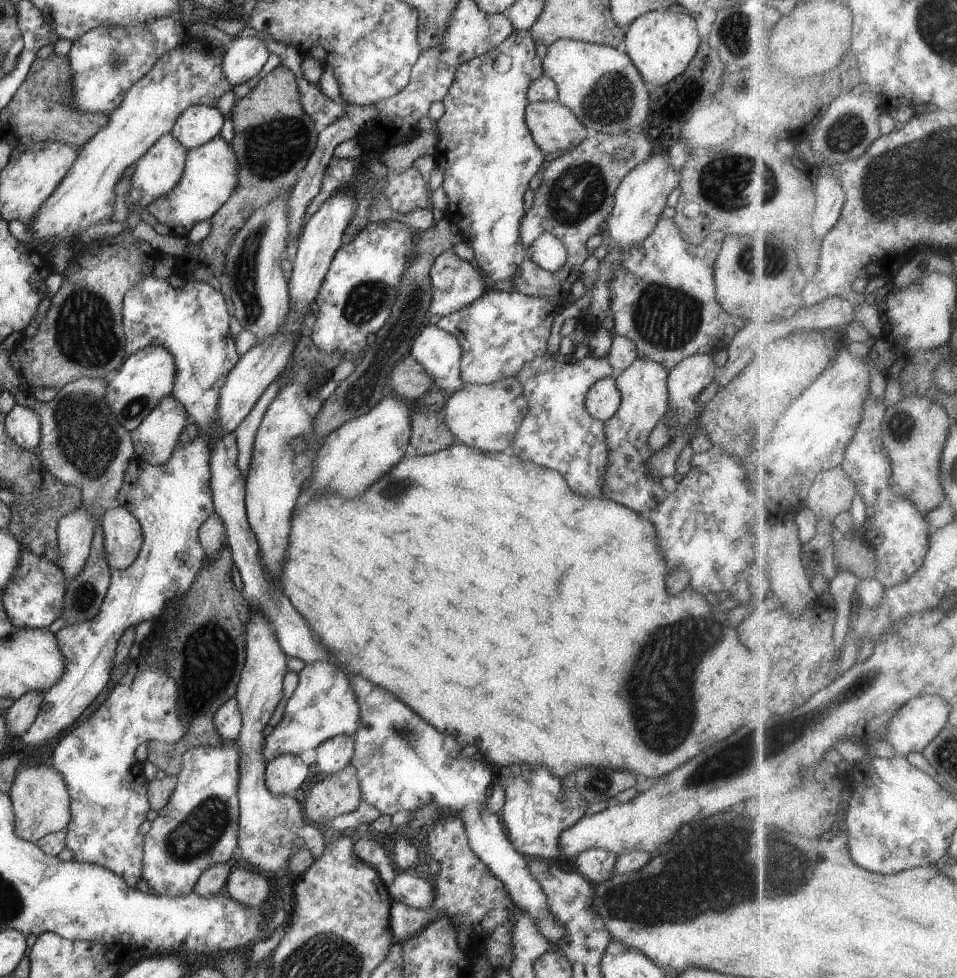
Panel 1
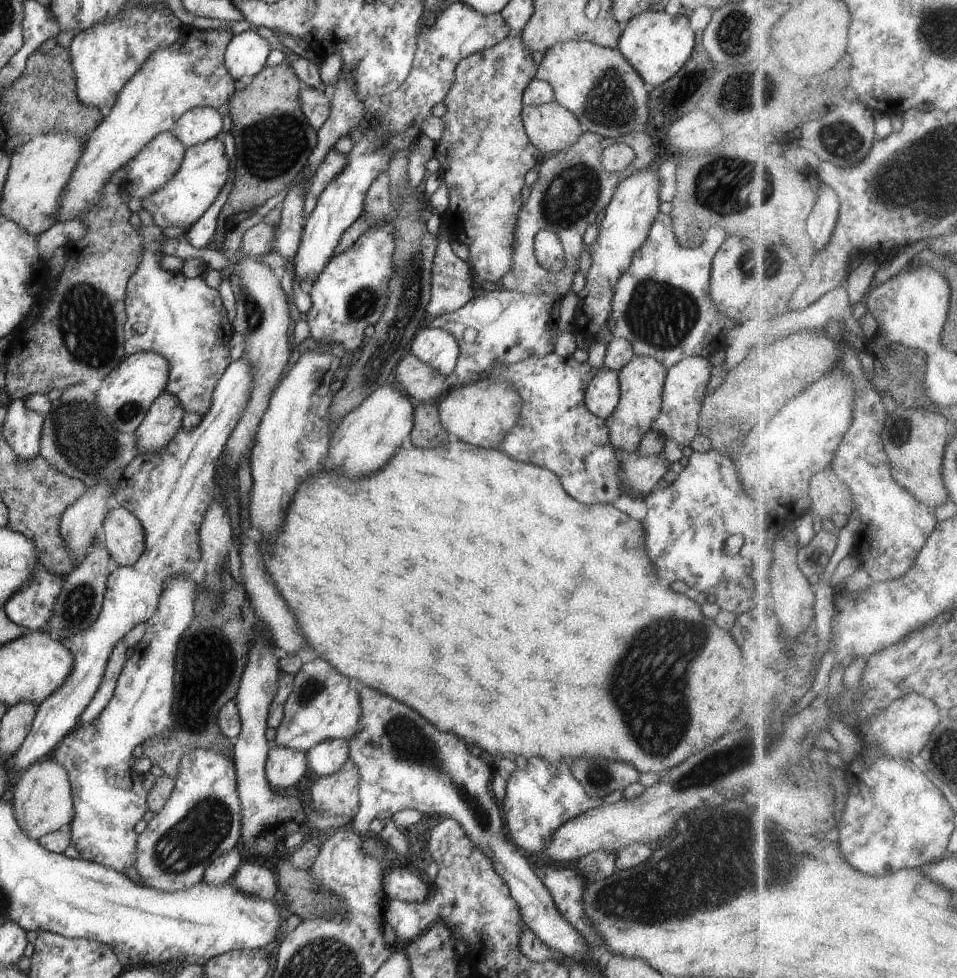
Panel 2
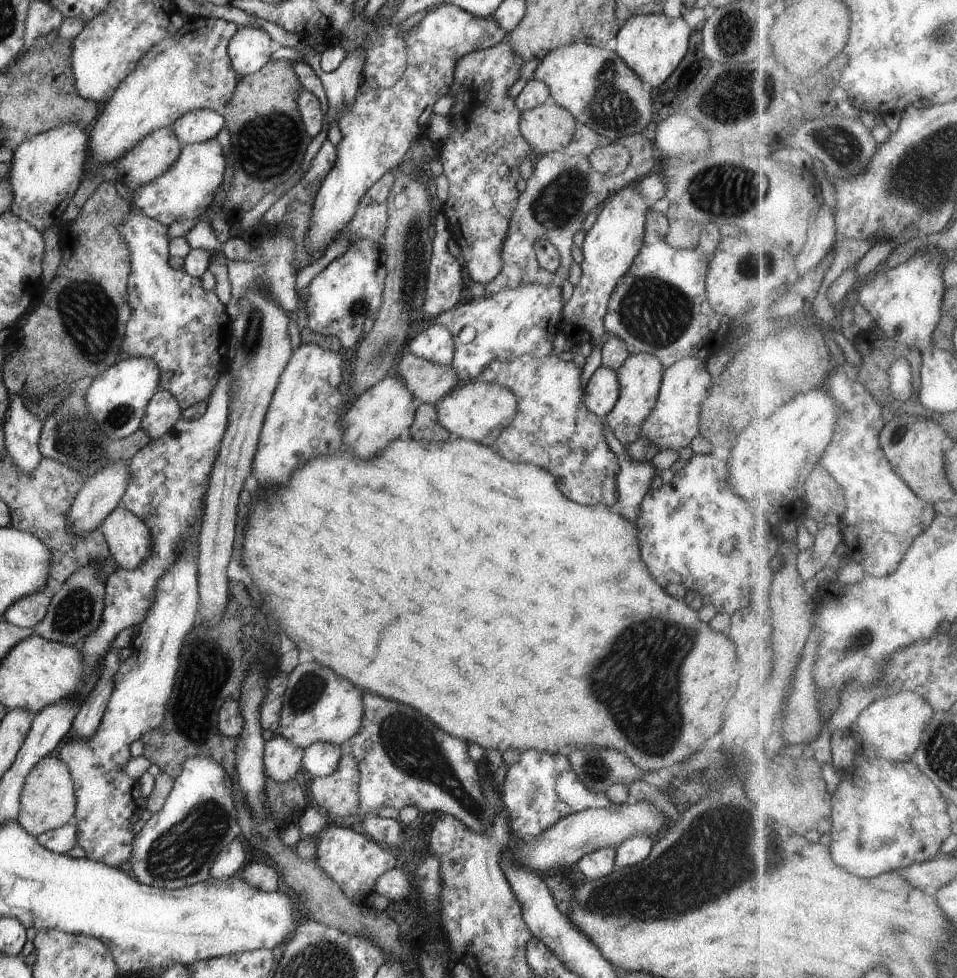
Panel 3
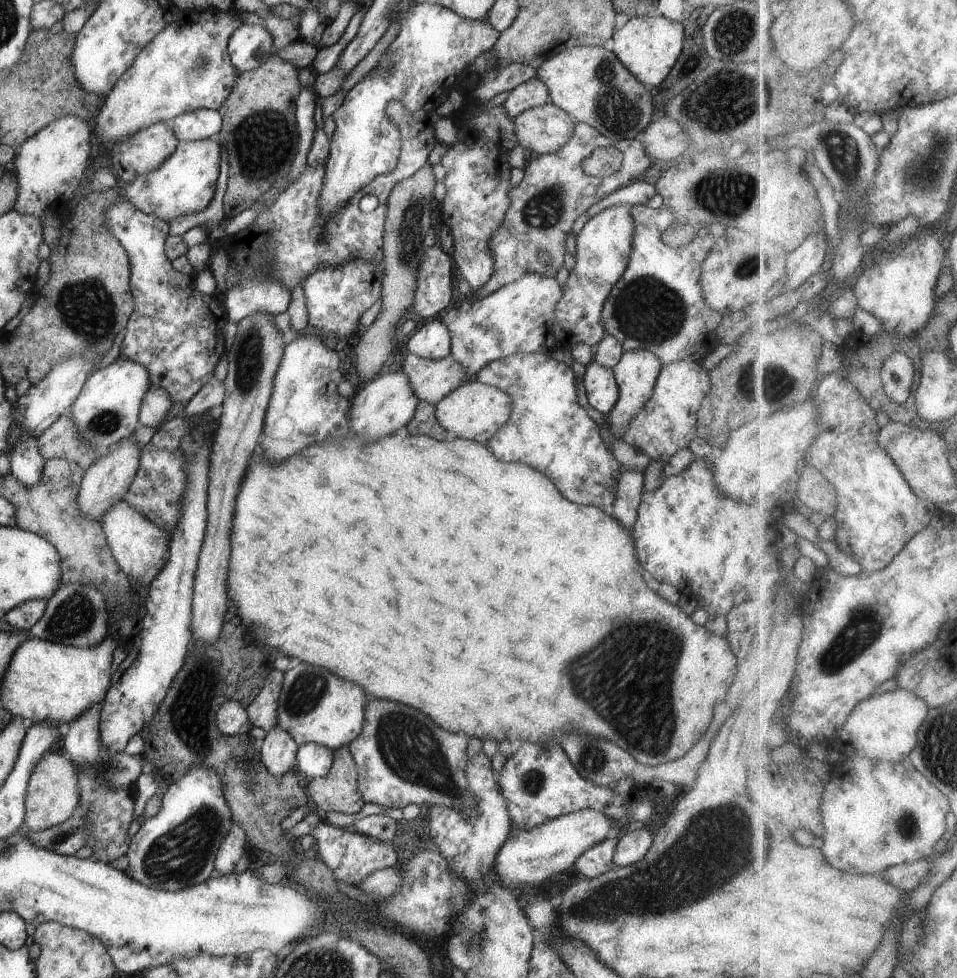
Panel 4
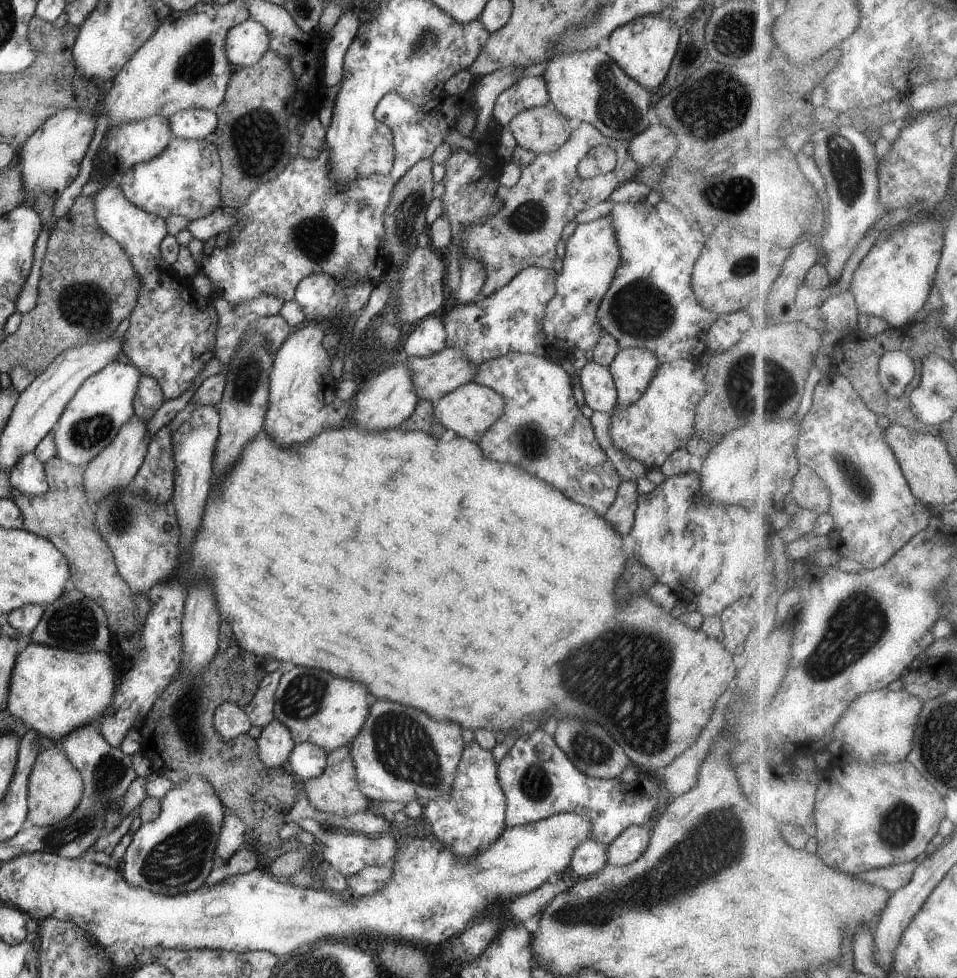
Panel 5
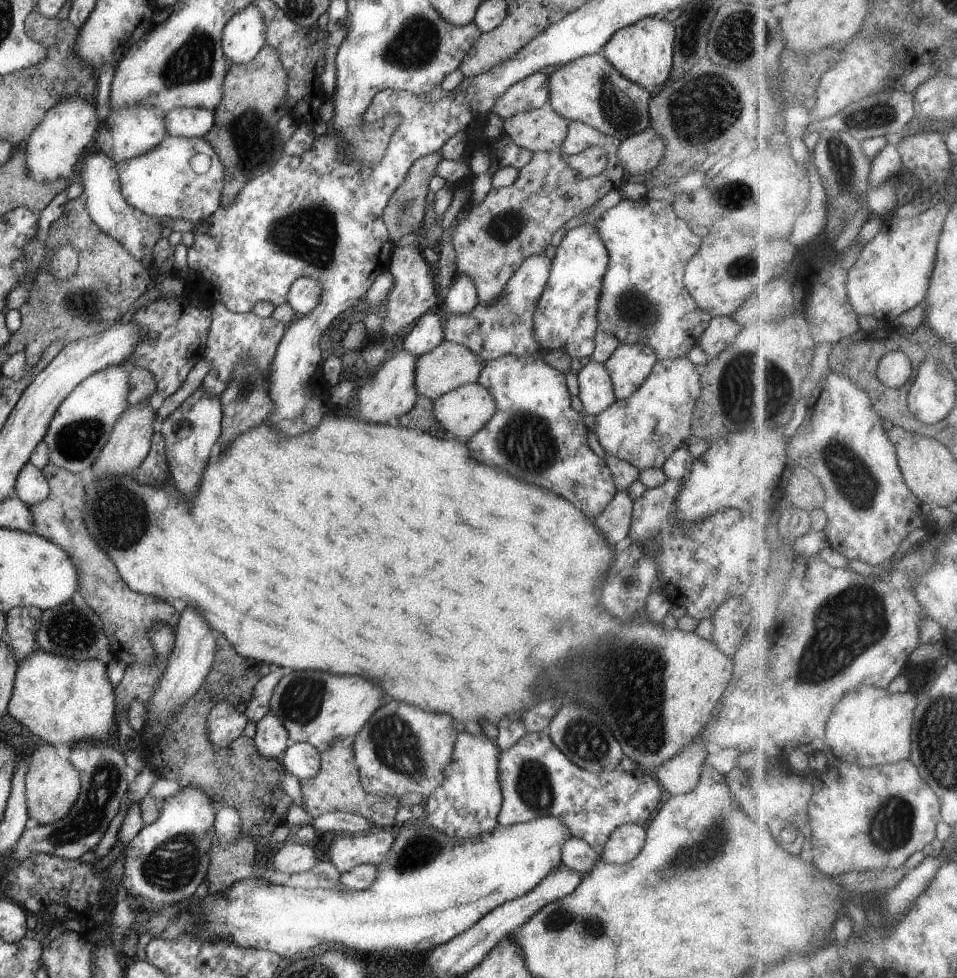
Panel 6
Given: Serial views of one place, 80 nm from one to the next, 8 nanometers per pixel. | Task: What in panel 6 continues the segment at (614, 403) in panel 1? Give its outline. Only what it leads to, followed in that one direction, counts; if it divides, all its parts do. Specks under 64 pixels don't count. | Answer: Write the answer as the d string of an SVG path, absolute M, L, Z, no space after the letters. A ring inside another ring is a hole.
M590 360L577 373L579 398L588 414L600 414L617 401L610 373L602 363Z

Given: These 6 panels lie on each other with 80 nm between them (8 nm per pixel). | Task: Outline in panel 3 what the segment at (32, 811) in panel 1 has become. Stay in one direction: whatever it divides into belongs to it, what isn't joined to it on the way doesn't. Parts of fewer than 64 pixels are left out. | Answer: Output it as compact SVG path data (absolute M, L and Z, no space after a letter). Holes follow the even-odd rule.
M56 754L42 758L26 775L20 793L20 812L17 821L34 838L42 833L60 828L72 822L76 810L74 783L64 762Z

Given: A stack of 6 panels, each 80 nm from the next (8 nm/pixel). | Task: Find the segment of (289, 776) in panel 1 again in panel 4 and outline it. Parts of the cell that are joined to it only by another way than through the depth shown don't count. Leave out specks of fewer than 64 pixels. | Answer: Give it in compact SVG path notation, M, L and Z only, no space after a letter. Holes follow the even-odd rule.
M280 728L268 731L262 740L259 759L270 774L282 776L297 766L299 744Z

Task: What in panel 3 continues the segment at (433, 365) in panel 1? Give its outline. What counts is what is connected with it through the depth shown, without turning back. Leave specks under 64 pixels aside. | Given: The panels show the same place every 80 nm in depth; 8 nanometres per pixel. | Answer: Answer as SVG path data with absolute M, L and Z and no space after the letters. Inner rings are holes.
M434 325L420 334L413 333L406 351L439 365L450 365L455 355L454 339L445 326Z

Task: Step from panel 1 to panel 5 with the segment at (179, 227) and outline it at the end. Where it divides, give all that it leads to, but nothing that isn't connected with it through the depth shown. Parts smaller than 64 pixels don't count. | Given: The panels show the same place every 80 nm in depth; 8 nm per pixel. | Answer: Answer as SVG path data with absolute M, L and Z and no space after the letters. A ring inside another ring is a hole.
M174 137L158 156L147 163L135 164L121 175L119 187L128 202L144 212L163 219L178 214L195 220L218 210L221 178L221 158L214 142Z

